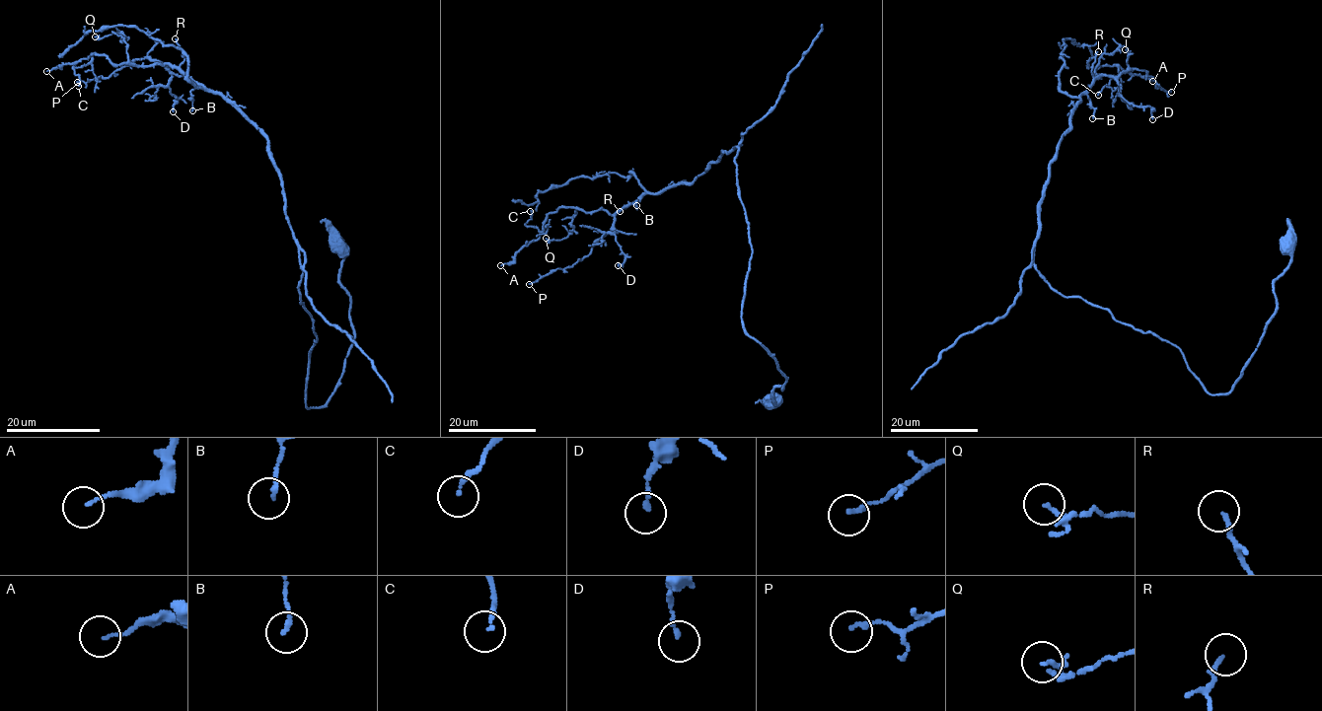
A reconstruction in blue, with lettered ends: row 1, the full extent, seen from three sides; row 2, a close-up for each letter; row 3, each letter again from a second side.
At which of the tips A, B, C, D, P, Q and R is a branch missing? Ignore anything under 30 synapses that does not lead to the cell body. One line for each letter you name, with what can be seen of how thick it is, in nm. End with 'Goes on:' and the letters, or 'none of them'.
Goes on: none of them

